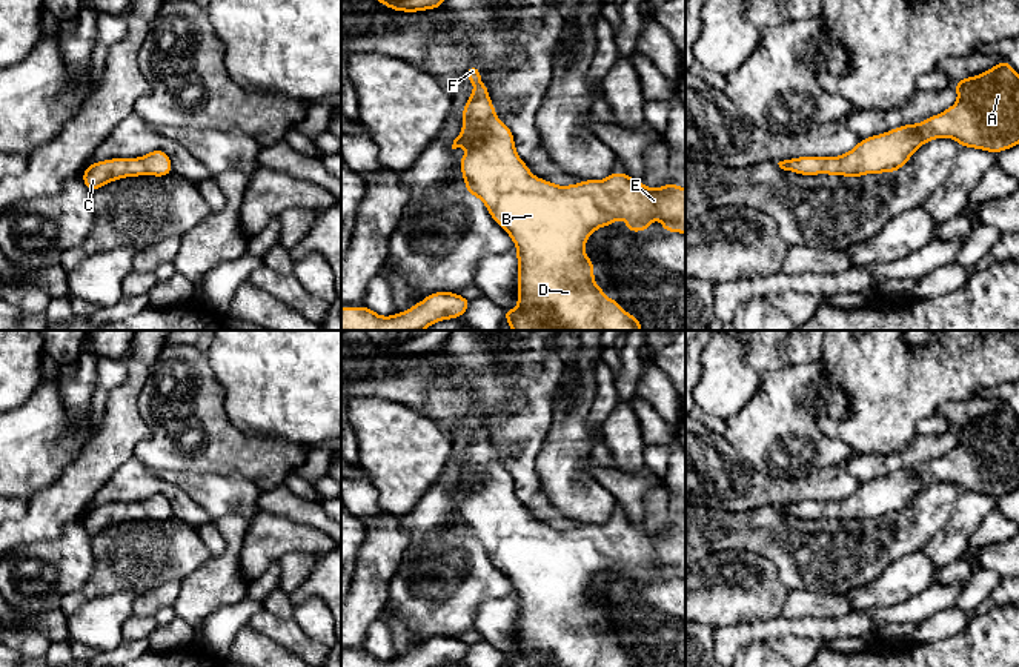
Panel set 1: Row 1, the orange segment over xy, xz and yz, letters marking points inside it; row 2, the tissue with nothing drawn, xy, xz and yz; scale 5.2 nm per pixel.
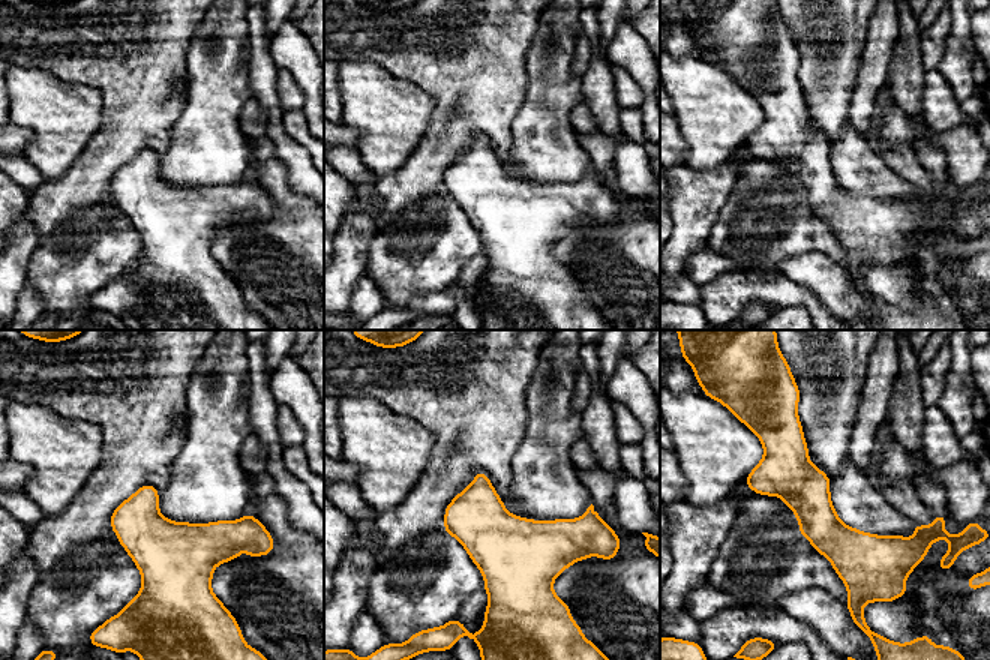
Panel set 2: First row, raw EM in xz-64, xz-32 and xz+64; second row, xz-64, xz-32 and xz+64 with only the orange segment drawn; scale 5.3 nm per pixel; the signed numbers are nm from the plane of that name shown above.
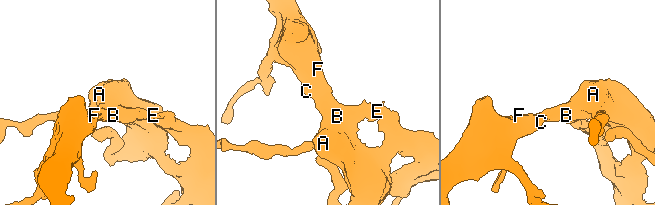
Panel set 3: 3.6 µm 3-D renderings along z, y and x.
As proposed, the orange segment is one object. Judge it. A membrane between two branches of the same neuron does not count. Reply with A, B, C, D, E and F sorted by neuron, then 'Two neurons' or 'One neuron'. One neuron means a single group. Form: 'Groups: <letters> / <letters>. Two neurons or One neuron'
Groups: A B C D E F. One neuron

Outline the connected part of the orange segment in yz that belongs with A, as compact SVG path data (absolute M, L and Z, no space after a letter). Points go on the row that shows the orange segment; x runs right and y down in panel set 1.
M1002 58L988 71L976 77L965 77L953 86L958 92L958 101L919 124L907 123L888 132L862 138L851 151L839 157L804 155L787 158L778 164L781 169L799 175L864 177L867 174L898 172L922 144L936 138L953 138L962 148L982 149L991 154L1019 144L1019 74L1008 60Z

